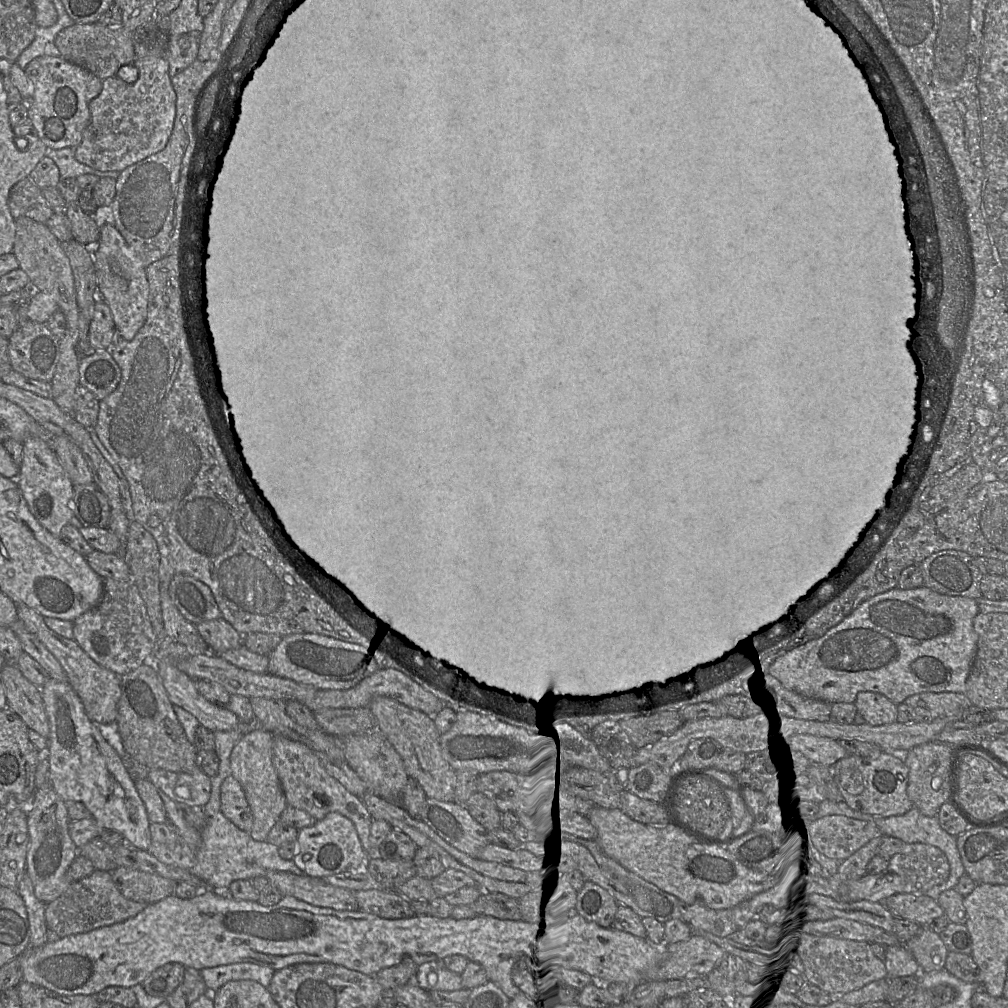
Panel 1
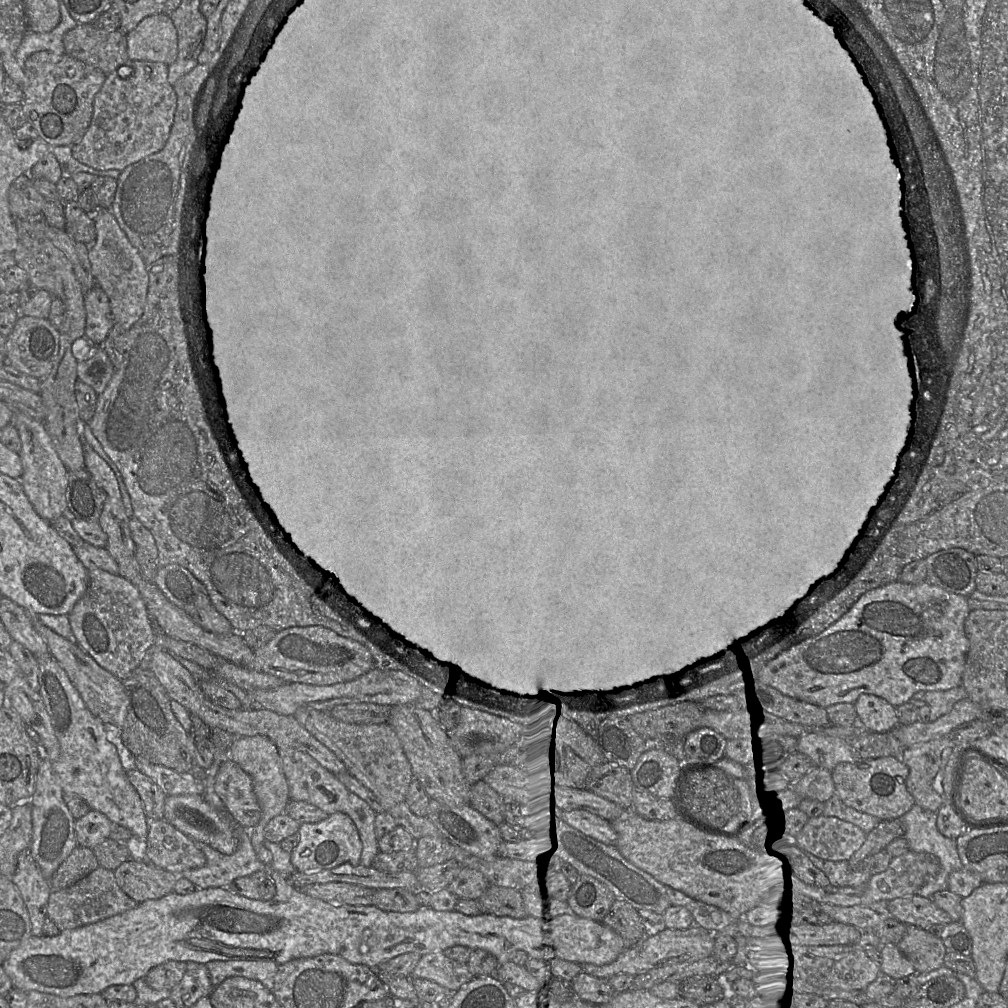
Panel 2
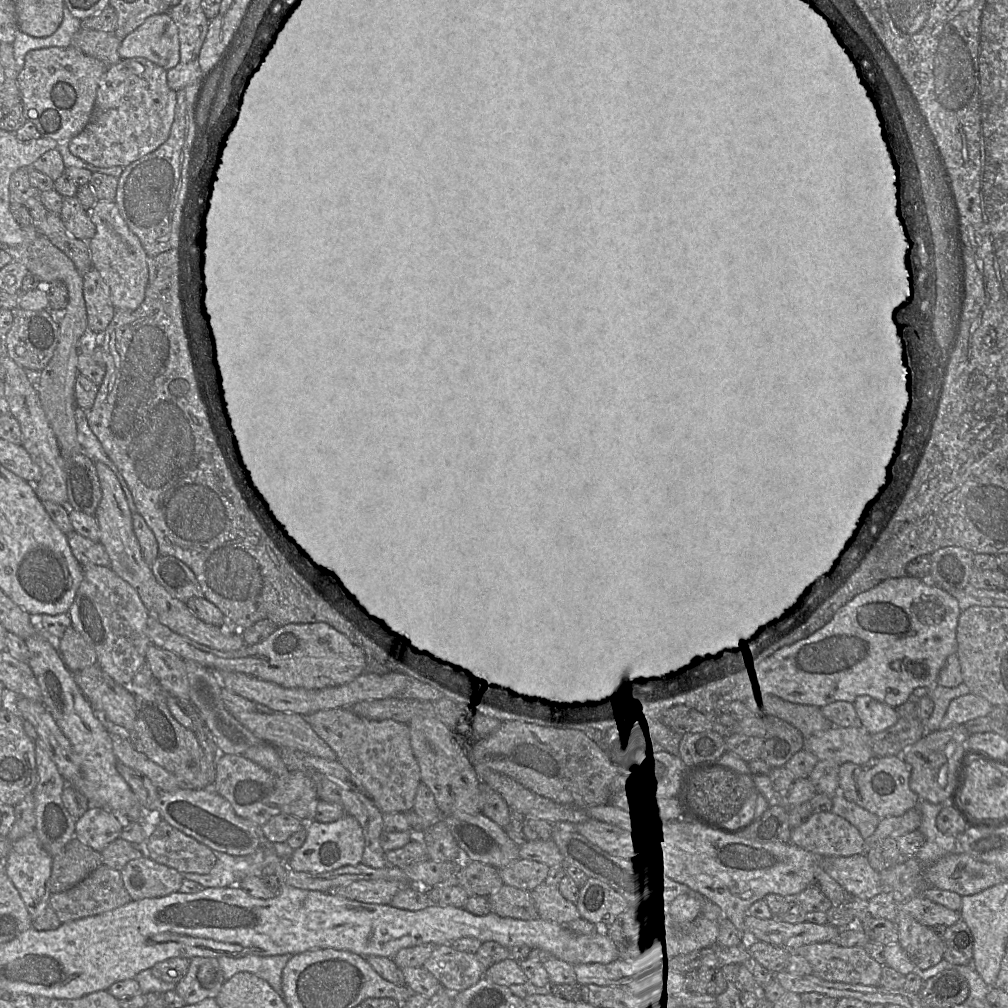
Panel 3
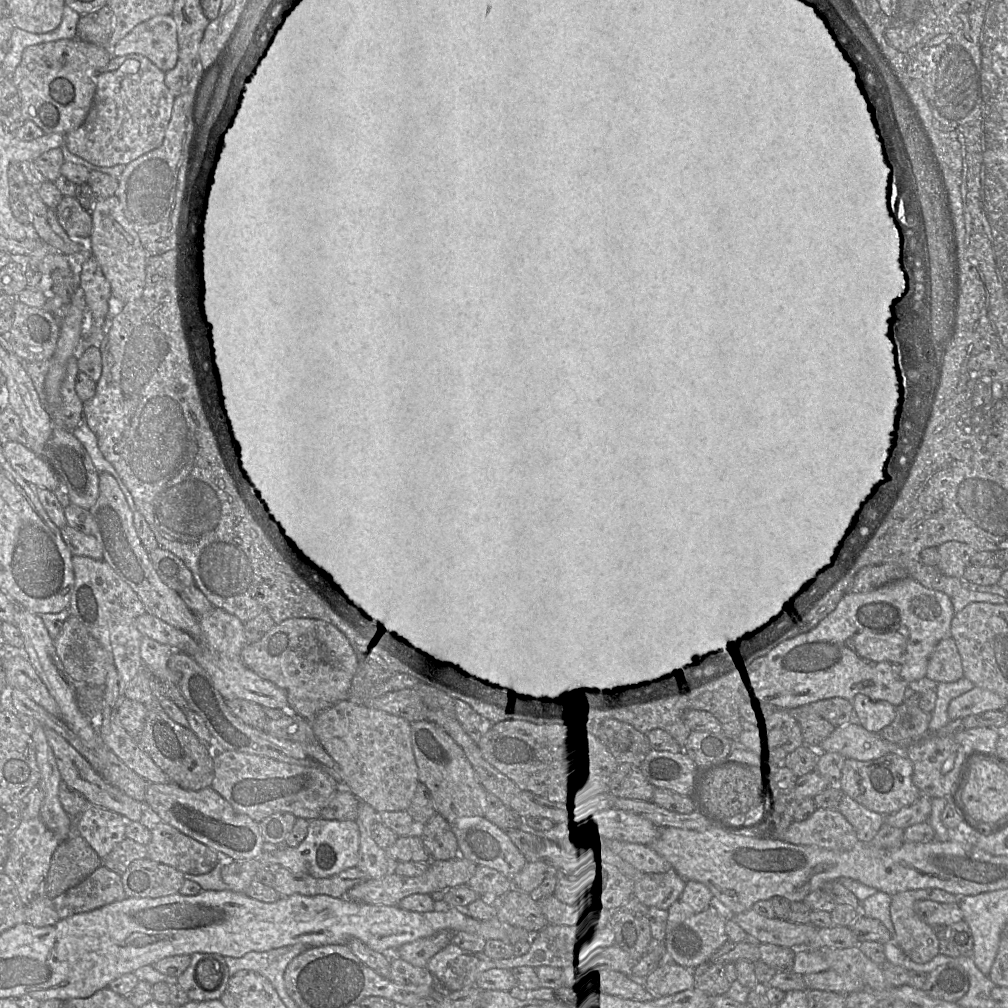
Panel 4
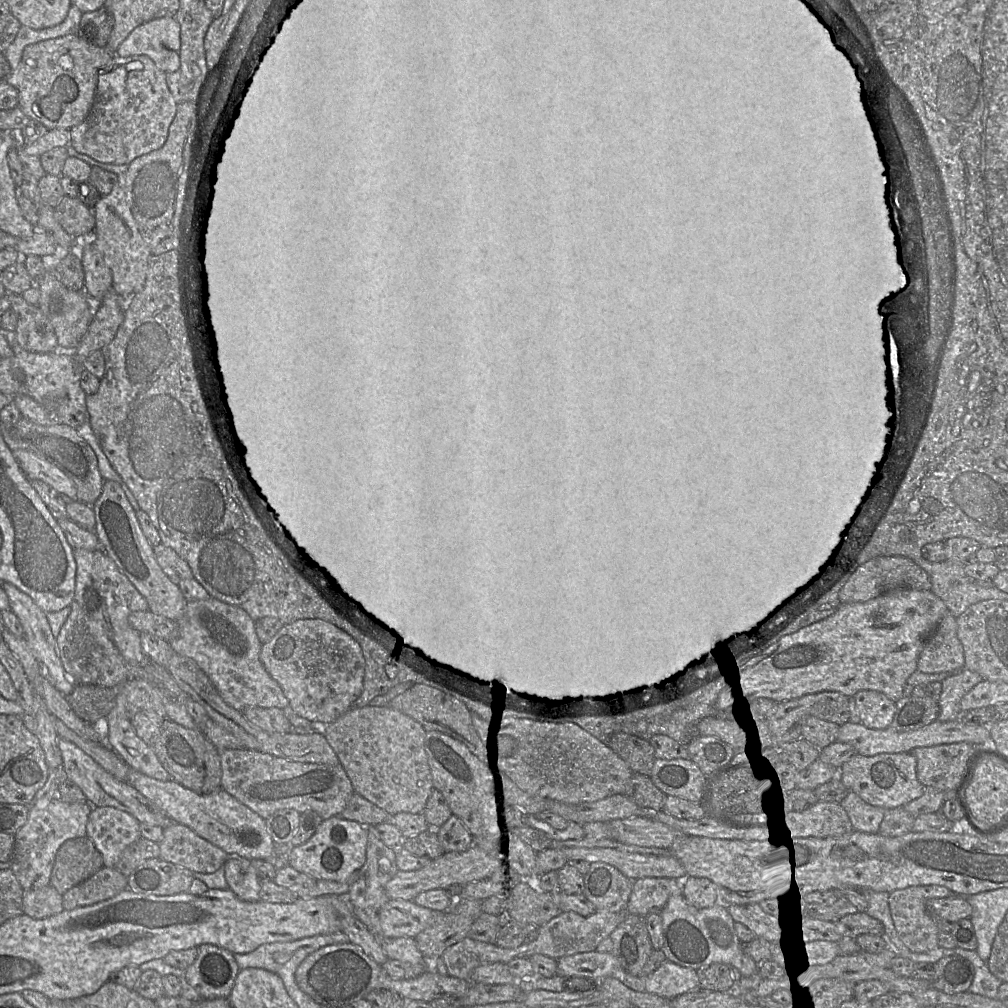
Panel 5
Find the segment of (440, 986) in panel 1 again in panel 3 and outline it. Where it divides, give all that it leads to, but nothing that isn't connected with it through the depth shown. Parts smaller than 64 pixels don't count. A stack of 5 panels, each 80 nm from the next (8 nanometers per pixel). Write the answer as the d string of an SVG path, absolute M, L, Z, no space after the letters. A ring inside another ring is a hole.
M451 944L437 946L423 967L450 993L463 991L485 976L485 967L476 953L455 950Z

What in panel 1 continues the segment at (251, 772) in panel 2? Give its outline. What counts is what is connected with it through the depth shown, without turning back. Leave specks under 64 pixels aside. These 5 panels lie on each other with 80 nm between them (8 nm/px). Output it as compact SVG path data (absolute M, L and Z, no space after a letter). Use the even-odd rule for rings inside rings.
M255 728L245 733L235 743L230 754L231 775L240 783L253 815L253 825L249 831L256 841L266 841L271 828L287 806L285 794L276 773L272 759L273 734Z

